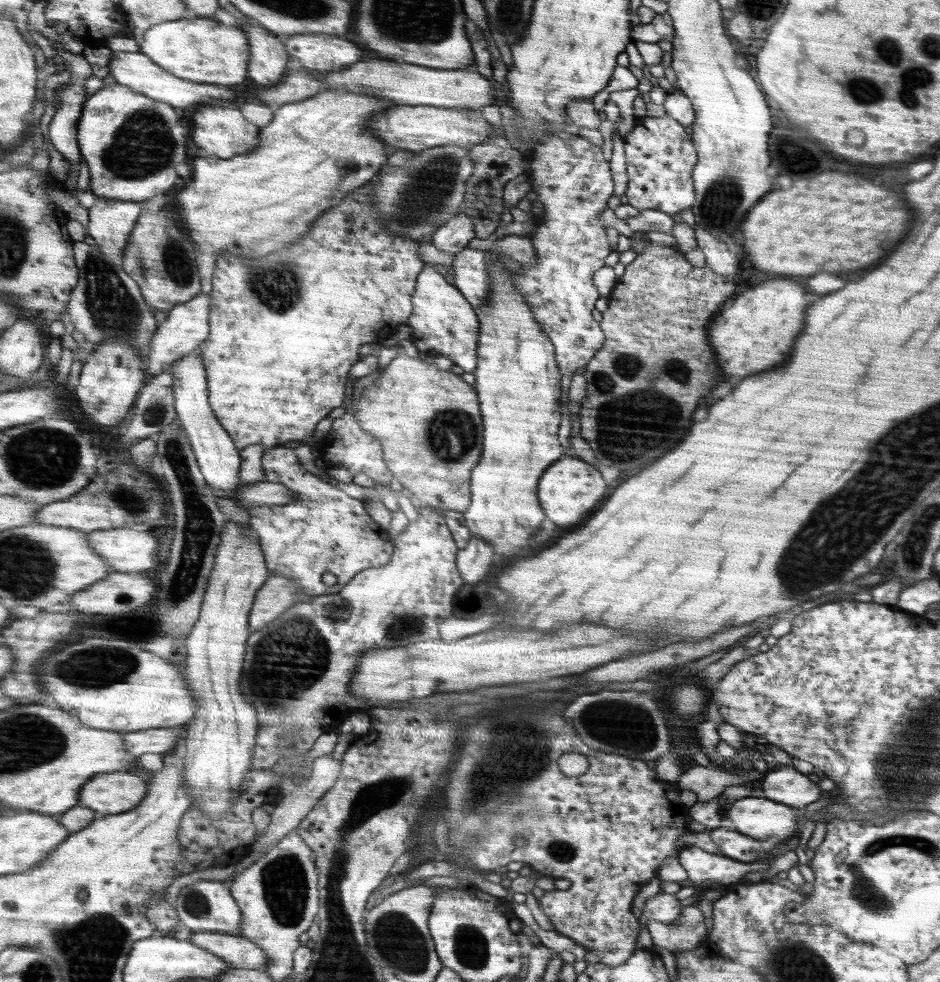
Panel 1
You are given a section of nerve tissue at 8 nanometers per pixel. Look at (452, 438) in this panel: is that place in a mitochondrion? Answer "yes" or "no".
yes

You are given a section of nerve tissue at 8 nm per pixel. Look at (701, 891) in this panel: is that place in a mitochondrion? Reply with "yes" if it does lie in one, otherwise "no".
no

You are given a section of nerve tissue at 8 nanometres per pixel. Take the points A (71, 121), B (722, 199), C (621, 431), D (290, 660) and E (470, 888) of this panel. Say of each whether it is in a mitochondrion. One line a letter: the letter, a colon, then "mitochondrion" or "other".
A: other
B: mitochondrion
C: mitochondrion
D: mitochondrion
E: other

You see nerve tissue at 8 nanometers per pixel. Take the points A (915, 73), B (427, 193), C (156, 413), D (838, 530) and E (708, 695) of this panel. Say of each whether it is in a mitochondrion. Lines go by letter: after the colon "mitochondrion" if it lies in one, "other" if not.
A: mitochondrion
B: mitochondrion
C: mitochondrion
D: mitochondrion
E: other

